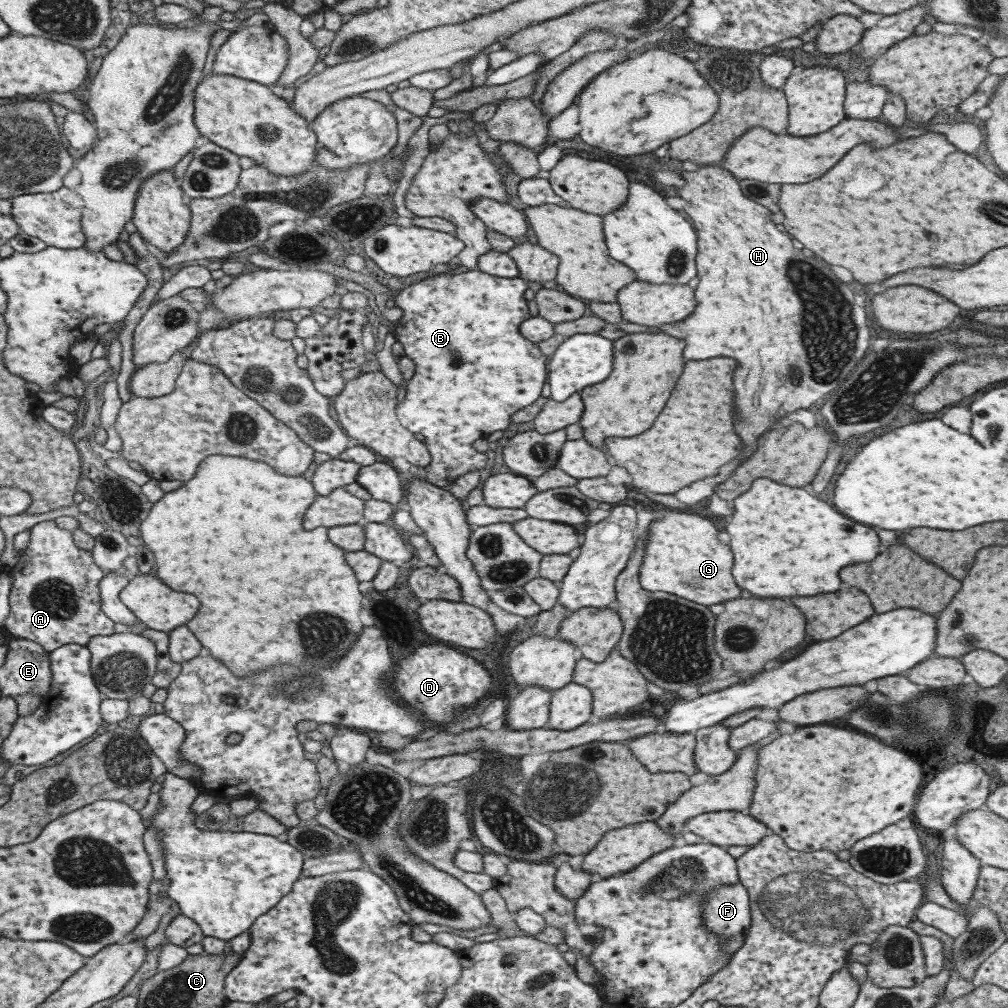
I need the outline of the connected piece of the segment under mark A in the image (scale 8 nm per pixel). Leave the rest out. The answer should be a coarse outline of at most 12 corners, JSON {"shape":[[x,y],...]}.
{"shape":[[28,531],[1,628],[48,654],[114,634],[72,531]]}

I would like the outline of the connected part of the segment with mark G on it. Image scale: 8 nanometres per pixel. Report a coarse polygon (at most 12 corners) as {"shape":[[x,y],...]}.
{"shape":[[654,512],[643,590],[706,607],[739,596],[708,519]]}

